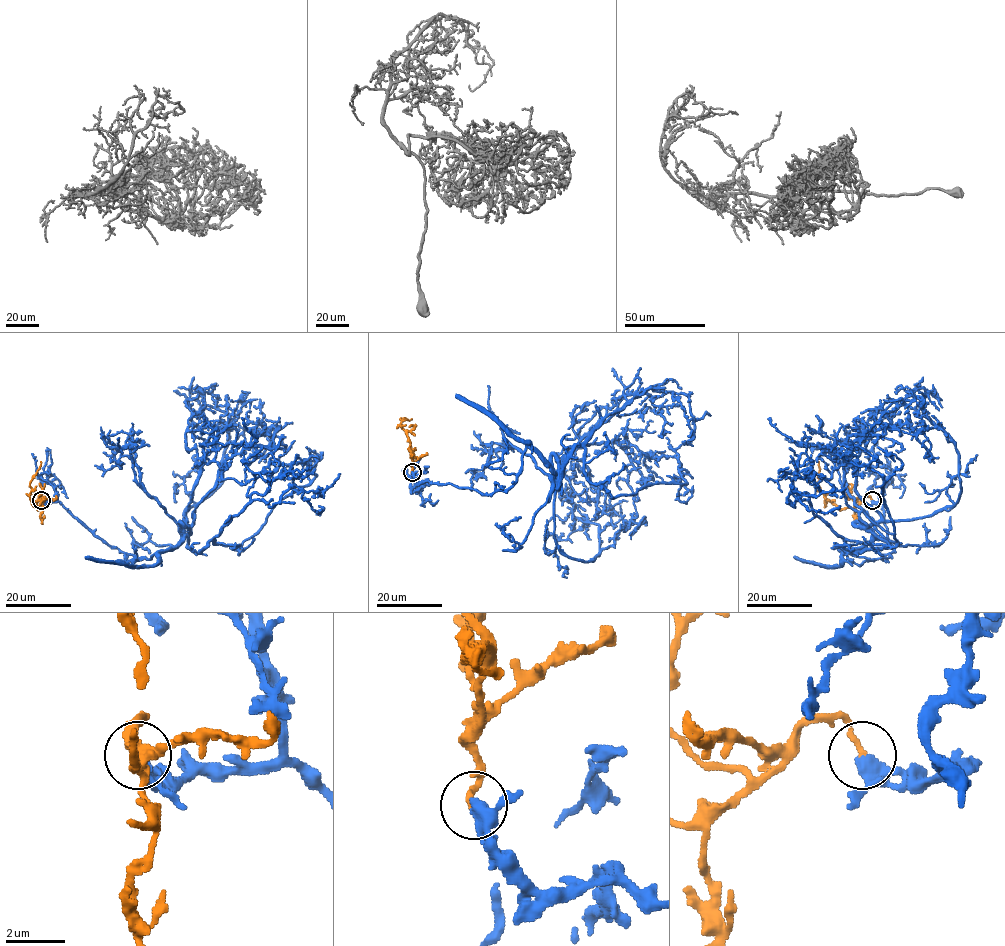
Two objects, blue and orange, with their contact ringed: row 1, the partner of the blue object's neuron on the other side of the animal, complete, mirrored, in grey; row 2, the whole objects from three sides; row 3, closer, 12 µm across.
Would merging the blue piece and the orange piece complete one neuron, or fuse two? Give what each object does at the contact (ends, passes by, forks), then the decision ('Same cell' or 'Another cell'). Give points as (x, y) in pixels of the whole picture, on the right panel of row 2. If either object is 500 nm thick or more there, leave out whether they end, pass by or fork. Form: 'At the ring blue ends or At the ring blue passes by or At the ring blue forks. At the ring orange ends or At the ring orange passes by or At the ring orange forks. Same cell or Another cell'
At the ring blue ends. At the ring orange ends. Same cell

